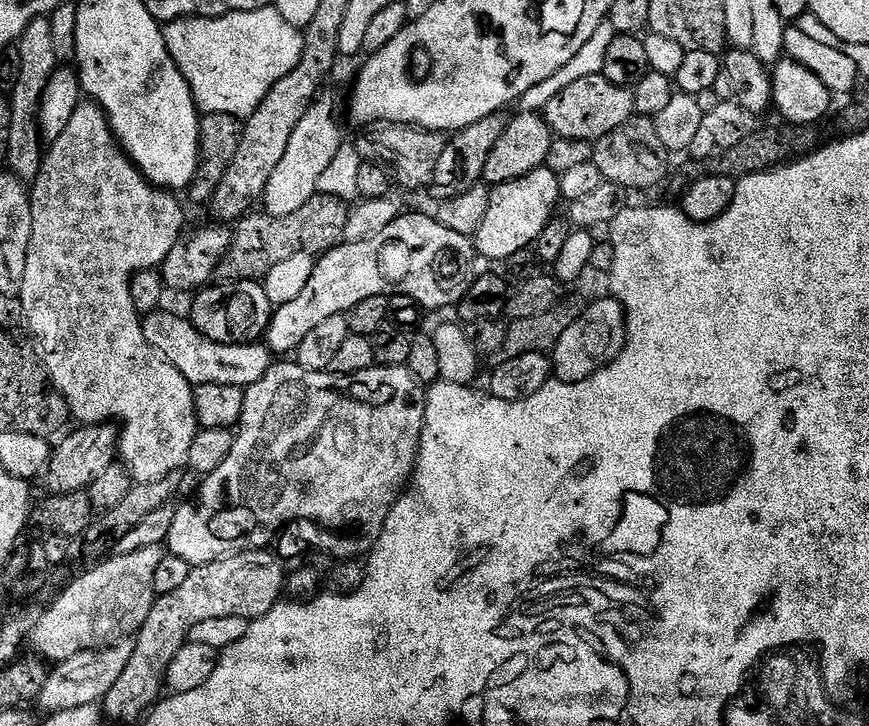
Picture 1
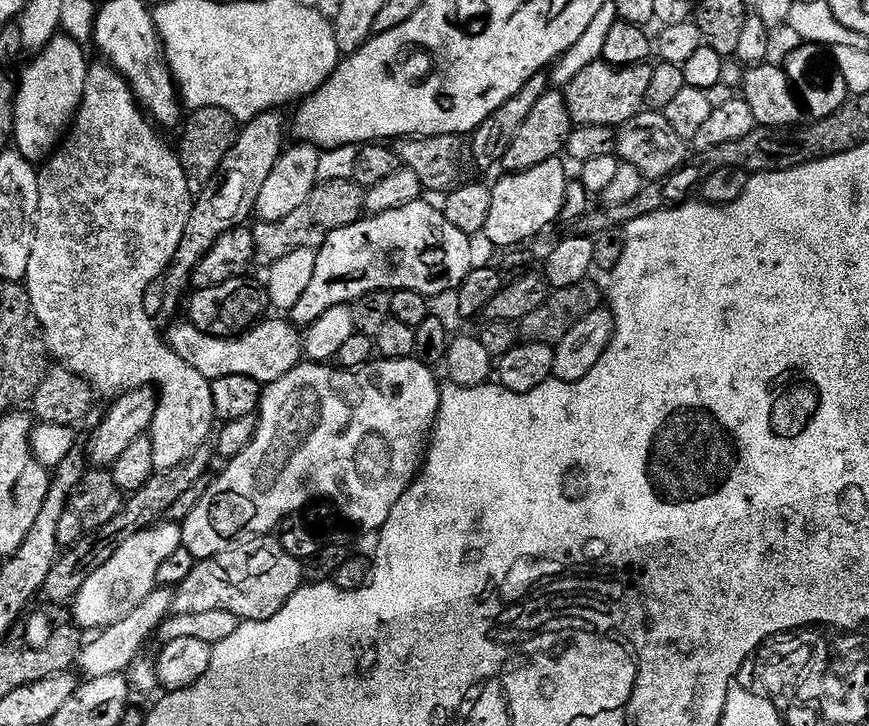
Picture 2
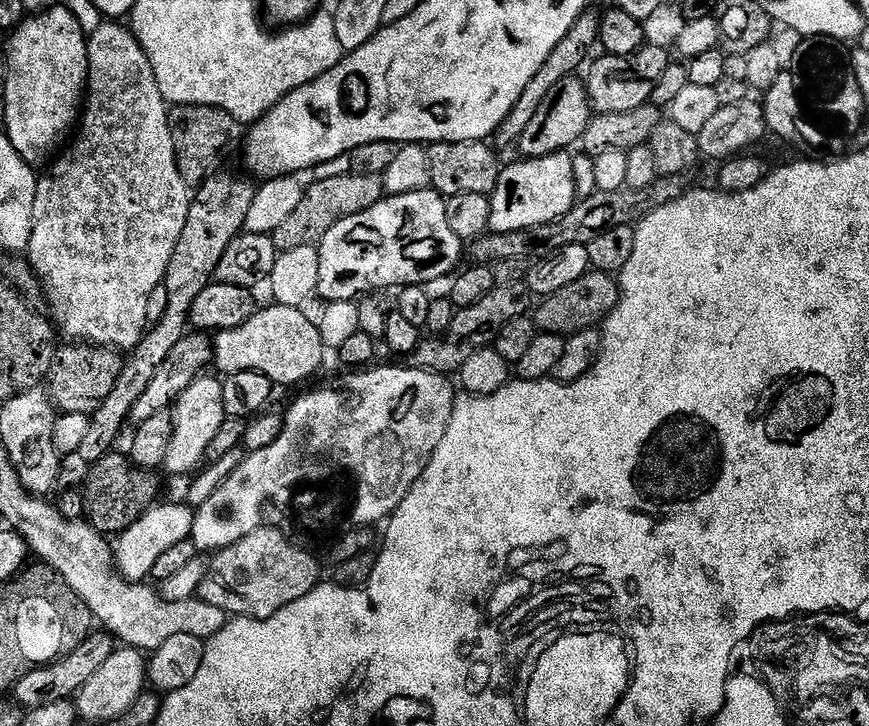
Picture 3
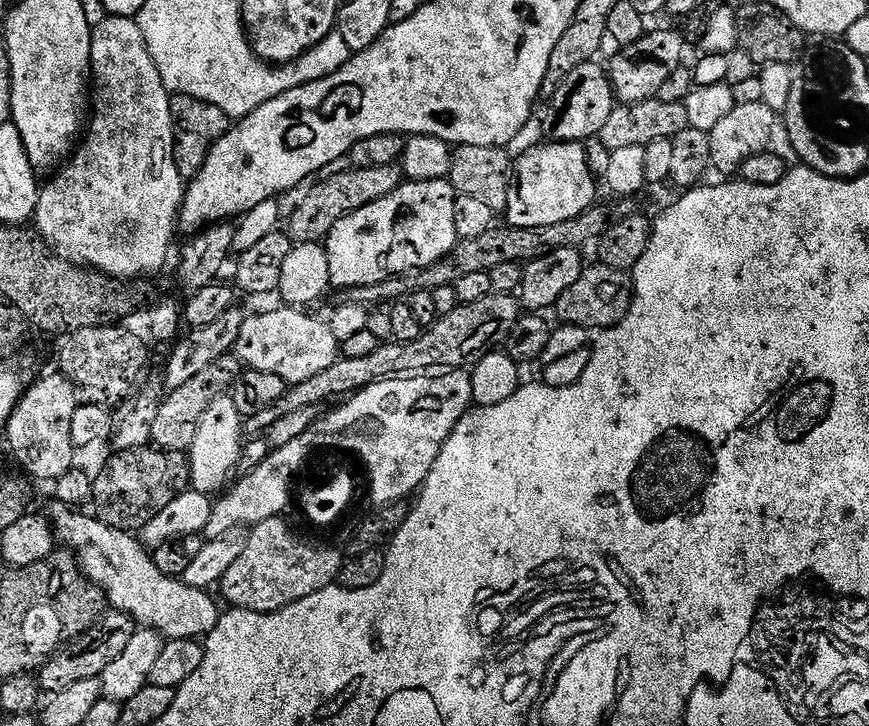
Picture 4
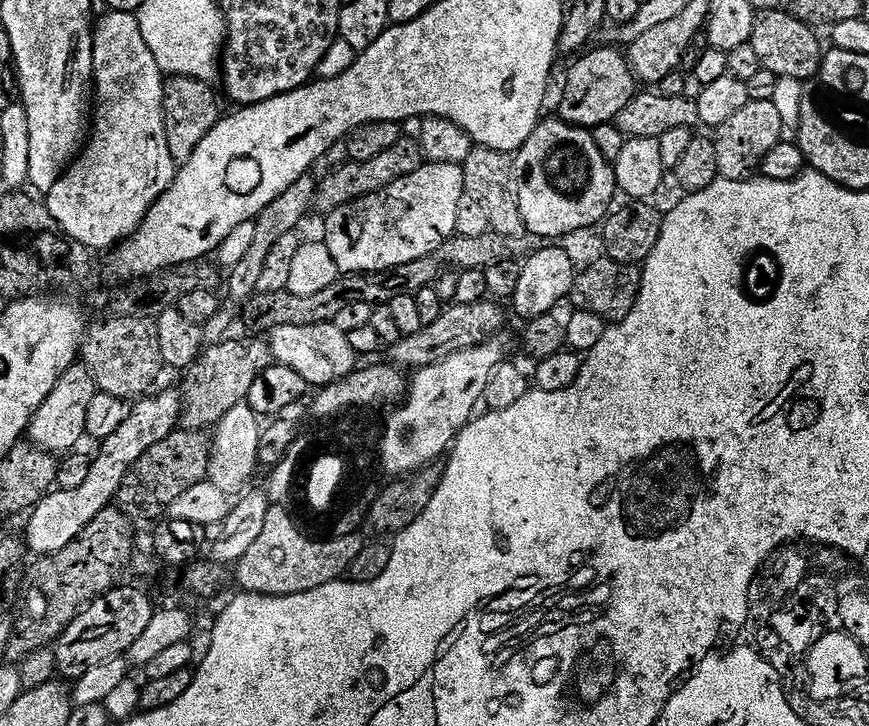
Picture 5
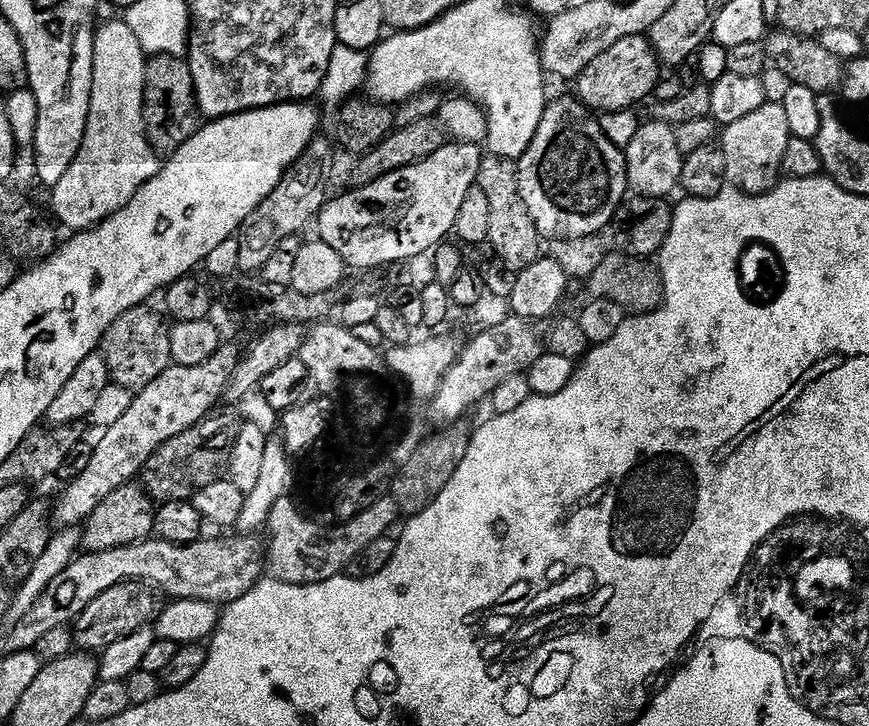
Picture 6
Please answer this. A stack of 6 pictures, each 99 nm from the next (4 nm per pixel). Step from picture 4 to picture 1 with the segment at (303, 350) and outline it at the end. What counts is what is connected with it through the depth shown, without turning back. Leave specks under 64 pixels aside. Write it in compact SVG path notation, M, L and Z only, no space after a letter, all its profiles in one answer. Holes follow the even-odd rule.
M161 310L143 317L146 342L158 350L177 368L192 385L218 382L218 386L238 386L247 390L254 382L263 378L274 363L273 353L267 343L219 344L210 342L192 325L191 319L175 316L172 312Z

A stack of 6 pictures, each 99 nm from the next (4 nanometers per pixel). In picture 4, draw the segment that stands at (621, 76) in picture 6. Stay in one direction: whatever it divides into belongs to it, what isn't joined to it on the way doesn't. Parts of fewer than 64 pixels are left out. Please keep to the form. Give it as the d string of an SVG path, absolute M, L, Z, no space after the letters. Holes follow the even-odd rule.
M589 62L578 66L571 74L566 74L562 82L554 90L554 94L547 101L548 113L544 116L544 128L551 139L565 144L583 142L591 136L599 136L606 118L618 103L612 93L612 79L608 77L605 65L599 62Z

